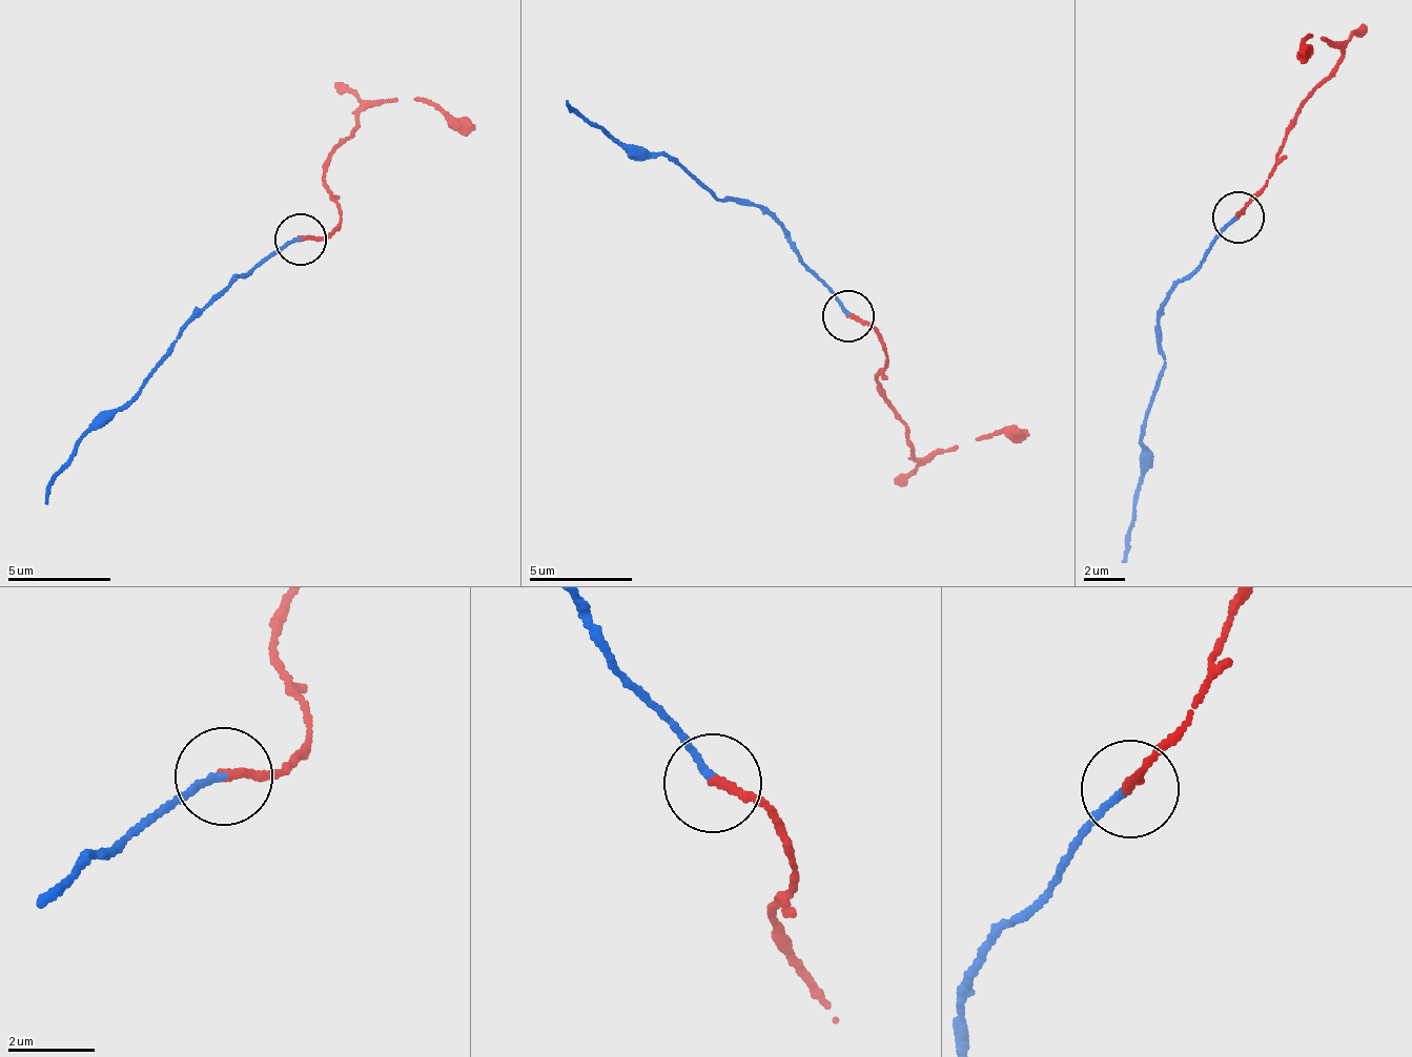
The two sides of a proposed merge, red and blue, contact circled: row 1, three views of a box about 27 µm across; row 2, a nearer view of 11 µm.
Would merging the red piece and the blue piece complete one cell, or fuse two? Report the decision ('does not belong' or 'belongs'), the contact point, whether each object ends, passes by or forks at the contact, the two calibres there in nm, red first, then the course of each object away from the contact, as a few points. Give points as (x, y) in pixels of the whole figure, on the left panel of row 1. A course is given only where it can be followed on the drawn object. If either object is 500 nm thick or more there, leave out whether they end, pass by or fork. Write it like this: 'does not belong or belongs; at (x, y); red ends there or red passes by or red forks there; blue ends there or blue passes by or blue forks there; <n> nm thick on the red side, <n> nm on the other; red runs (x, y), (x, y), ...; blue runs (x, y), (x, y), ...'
belongs; at (300, 239); red ends there; blue ends there; 200 nm thick on the red side, 160 nm on the other; red runs (299, 237), (321, 239), (342, 218), (325, 167), (357, 114), (425, 97), (476, 131); blue runs (299, 237), (207, 305), (142, 388), (82, 436), (47, 504)

